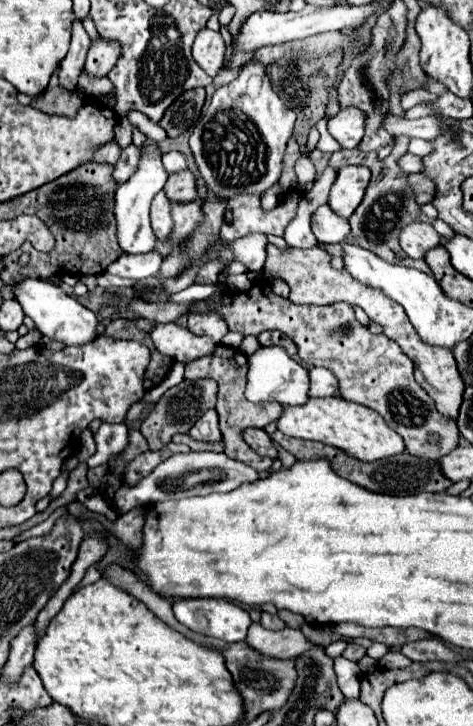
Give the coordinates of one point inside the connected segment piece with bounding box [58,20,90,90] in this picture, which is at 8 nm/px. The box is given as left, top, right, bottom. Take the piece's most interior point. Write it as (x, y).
(71, 68)

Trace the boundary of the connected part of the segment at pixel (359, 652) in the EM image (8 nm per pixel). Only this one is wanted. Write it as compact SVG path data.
M348 644L348 646L346 646L346 650L342 652L342 656L344 656L346 660L352 660L352 662L358 662L364 654L366 654L366 648L356 646L356 644Z

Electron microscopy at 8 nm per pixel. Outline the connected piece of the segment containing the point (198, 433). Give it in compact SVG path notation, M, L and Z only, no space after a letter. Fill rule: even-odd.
M208 410L188 432L194 440L202 440L202 442L218 442L222 440L222 434L218 430L218 416L216 410Z

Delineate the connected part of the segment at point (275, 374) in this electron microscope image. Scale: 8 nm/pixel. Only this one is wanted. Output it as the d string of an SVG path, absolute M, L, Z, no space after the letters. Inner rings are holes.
M270 346L260 348L256 354L248 356L248 386L246 396L252 402L278 402L282 406L302 406L308 402L308 370L292 360L284 348Z

